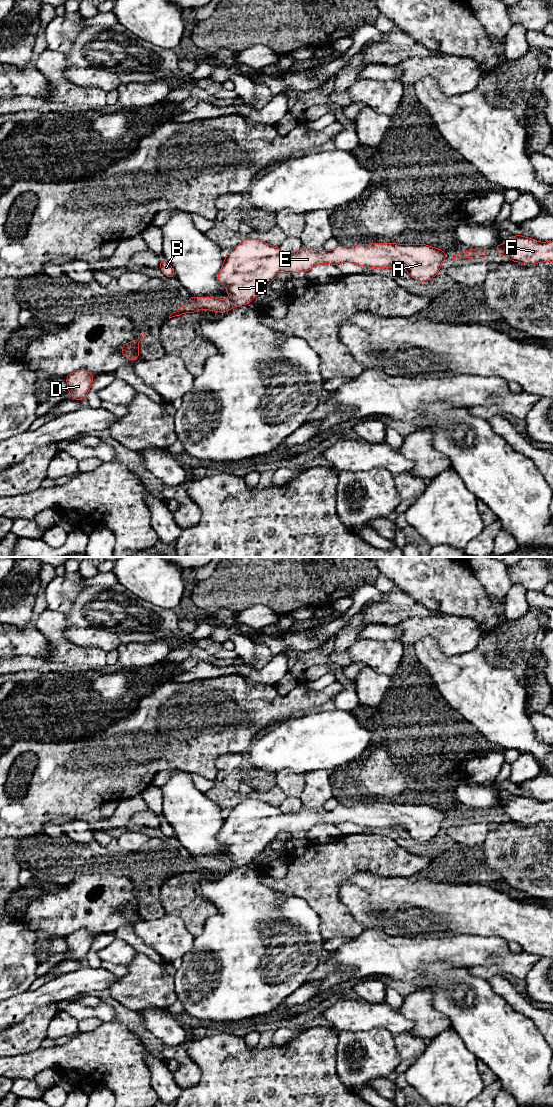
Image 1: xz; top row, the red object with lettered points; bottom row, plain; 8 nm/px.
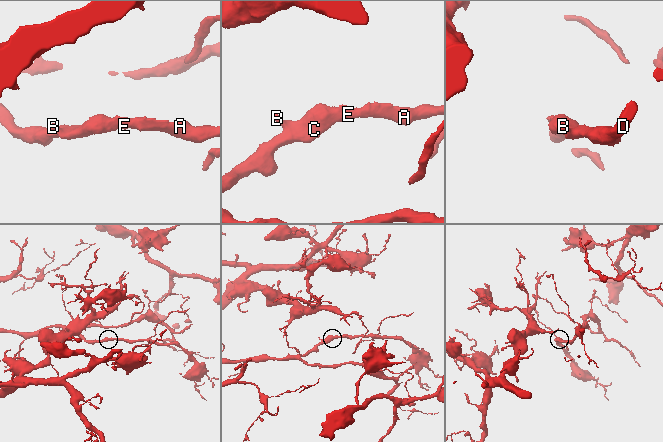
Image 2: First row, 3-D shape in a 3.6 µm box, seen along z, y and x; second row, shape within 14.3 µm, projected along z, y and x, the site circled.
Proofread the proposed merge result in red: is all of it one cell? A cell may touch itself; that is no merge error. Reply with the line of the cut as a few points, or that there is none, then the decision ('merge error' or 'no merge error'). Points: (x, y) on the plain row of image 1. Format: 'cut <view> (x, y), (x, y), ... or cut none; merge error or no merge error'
cut none; no merge error

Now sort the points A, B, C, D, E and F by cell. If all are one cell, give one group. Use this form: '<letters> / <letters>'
A B C D E F

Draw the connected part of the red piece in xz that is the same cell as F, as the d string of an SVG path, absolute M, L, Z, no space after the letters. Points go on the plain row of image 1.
M514 795L506 803L495 806L500 815L507 816L510 821L525 825L541 822L553 822L553 801L538 802L533 798Z

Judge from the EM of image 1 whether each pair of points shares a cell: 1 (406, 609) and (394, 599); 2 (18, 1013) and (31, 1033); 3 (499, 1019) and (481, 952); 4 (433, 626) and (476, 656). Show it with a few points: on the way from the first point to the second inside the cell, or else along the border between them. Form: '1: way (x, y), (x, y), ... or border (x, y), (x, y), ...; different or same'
1: way (403, 606), (397, 602); same
2: border (43, 1006), (34, 1009), (22, 1020), (10, 1026); different
3: border (466, 968), (473, 974), (487, 980); different
4: border (476, 646), (470, 651), (461, 654), (446, 654); different

